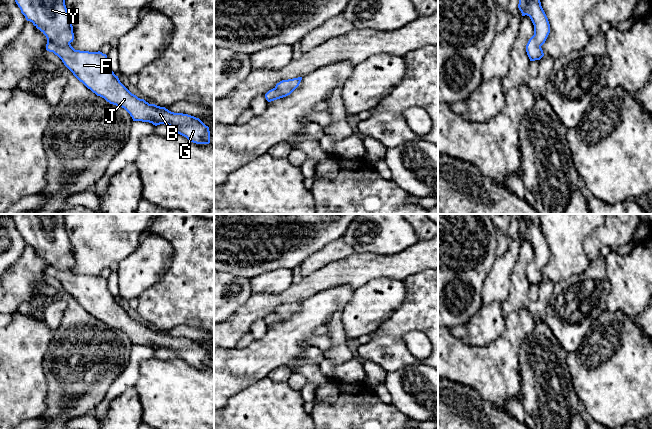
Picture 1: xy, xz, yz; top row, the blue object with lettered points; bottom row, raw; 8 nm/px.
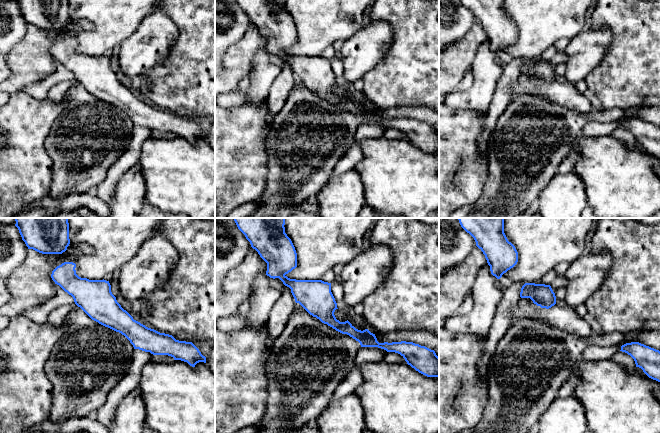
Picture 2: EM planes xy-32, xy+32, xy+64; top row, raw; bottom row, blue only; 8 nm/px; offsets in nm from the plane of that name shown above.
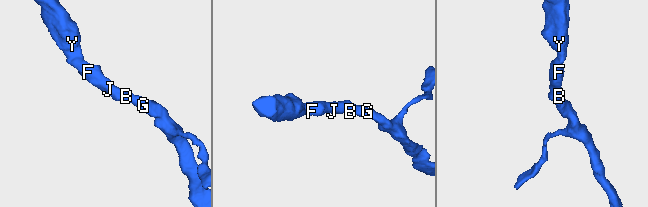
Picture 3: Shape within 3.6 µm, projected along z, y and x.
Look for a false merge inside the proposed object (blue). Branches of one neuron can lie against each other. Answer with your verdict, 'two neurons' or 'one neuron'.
one neuron

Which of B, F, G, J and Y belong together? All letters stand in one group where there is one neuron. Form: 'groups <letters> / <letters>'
groups B F G J Y

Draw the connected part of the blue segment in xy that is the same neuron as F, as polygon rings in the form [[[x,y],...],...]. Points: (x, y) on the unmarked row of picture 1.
[[[9,214],[16,228],[27,245],[39,253],[47,262],[46,274],[57,279],[73,299],[97,320],[104,322],[110,328],[124,332],[133,345],[149,346],[157,350],[168,349],[188,364],[196,368],[209,368],[210,355],[199,342],[174,337],[155,328],[149,328],[144,323],[132,318],[114,298],[108,289],[108,282],[102,276],[75,274],[71,270],[74,264],[73,250],[65,229],[64,214]]]

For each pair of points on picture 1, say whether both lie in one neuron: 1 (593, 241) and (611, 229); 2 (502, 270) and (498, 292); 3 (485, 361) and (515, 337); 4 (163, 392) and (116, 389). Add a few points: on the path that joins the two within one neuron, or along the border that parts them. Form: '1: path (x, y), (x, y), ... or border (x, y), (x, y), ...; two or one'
1: path (597, 239), (607, 233); one
2: path (499, 275), (498, 287); one
3: path (492, 360), (508, 344); one
4: border (140, 363), (137, 382), (134, 386); two

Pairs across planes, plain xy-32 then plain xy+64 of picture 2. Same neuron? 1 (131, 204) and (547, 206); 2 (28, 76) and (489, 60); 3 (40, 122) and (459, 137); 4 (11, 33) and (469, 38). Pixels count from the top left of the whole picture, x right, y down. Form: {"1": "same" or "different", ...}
{"1": "same", "2": "different", "3": "same", "4": "different"}

